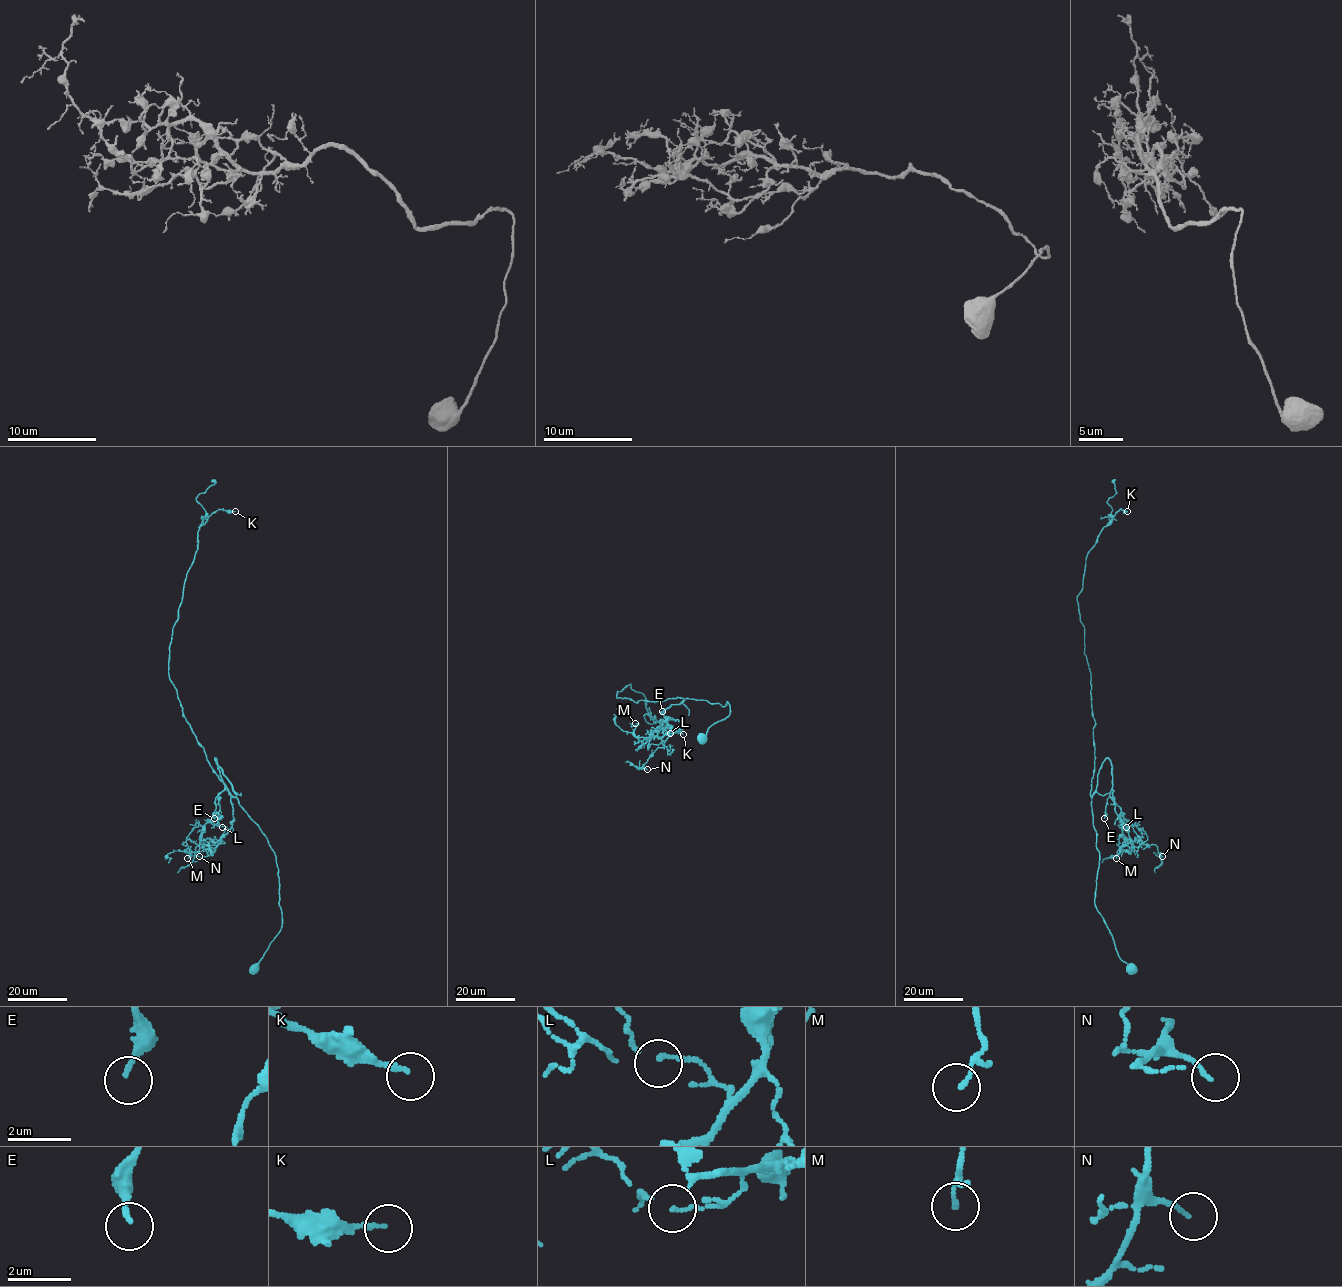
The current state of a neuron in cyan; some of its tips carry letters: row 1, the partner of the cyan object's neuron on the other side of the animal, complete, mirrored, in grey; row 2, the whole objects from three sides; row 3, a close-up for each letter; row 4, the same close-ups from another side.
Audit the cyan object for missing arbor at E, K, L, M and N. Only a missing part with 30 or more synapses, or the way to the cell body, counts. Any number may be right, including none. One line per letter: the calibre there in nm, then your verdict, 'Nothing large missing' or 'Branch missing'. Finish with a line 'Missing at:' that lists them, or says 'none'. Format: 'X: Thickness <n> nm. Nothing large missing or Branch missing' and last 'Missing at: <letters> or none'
E: Thickness 160 nm. Branch missing
K: Thickness 150 nm. Nothing large missing
L: Thickness 80 nm. Nothing large missing
M: Thickness 80 nm. Nothing large missing
N: Thickness 110 nm. Nothing large missing
Missing at: E

